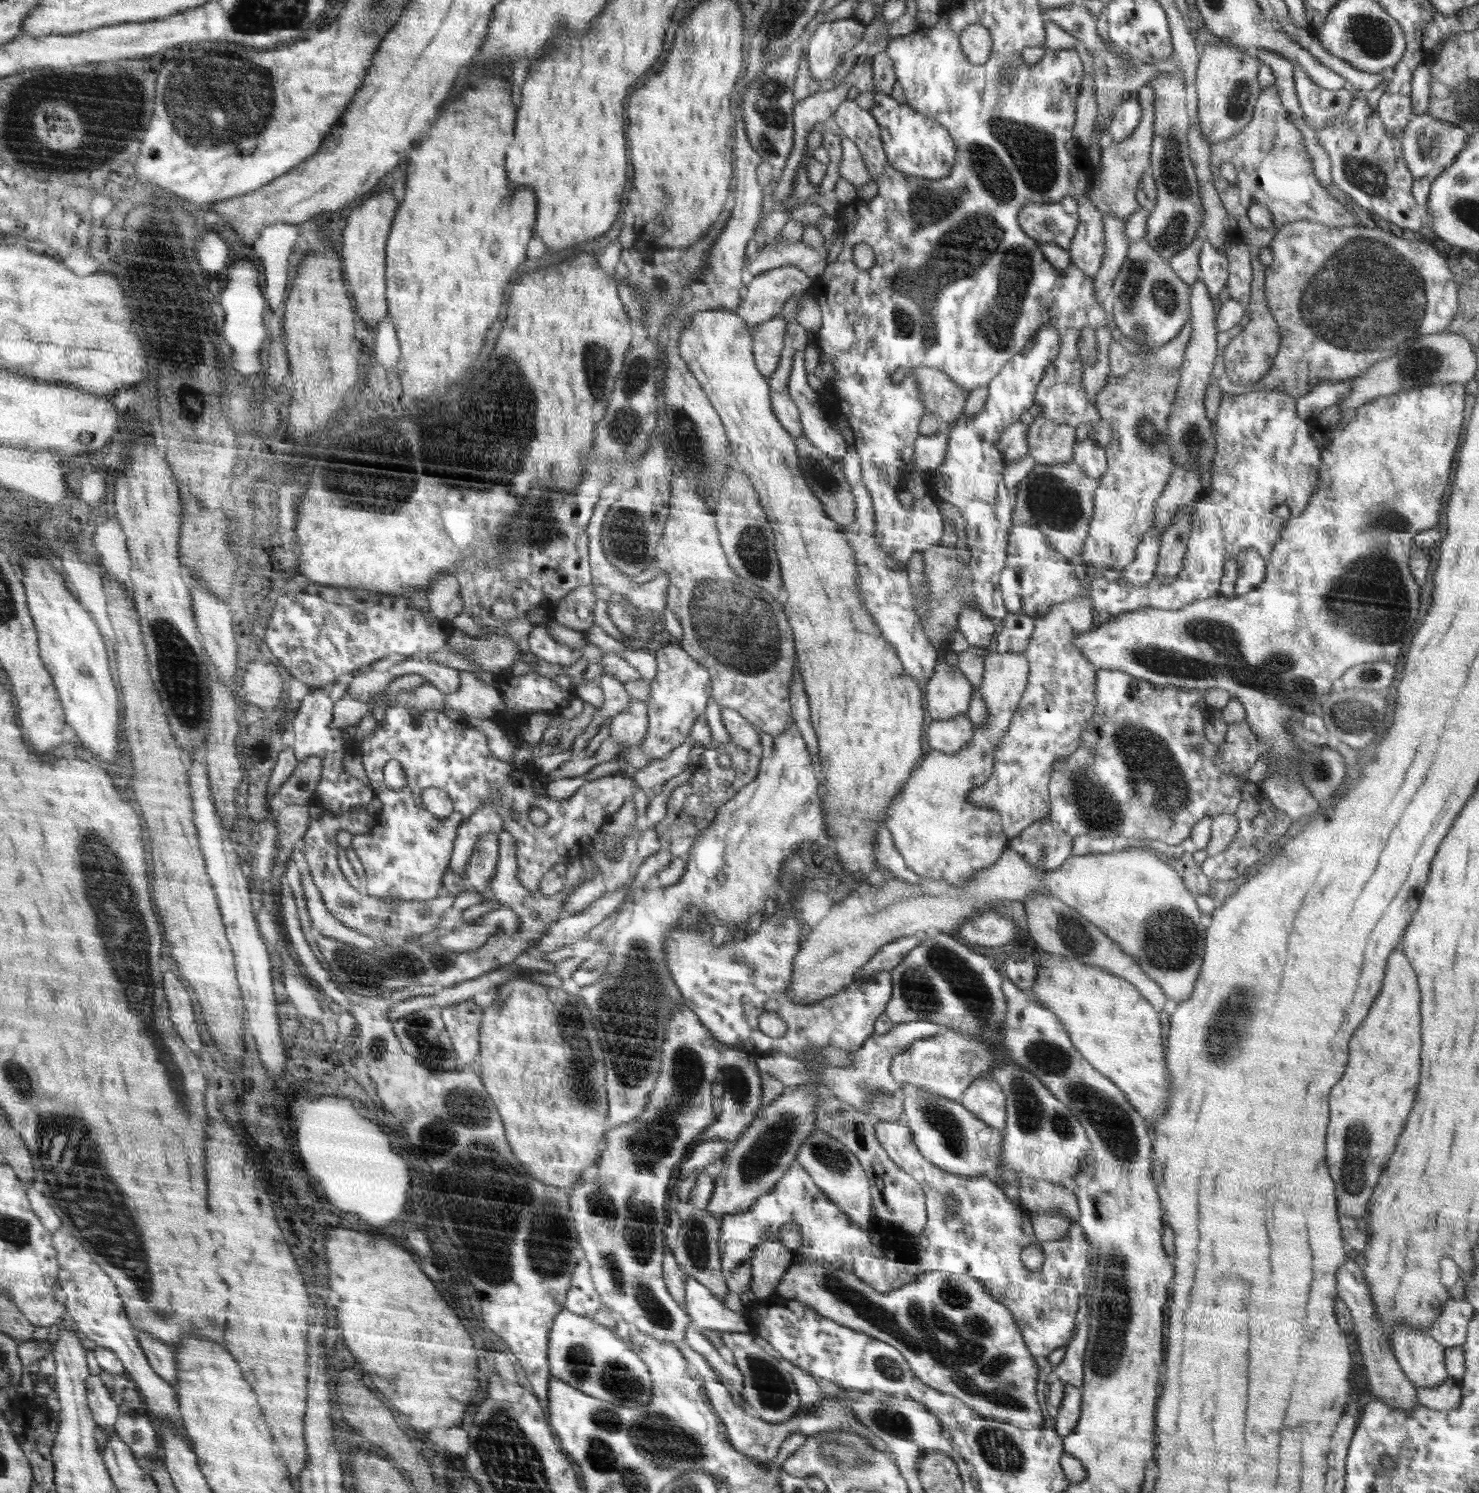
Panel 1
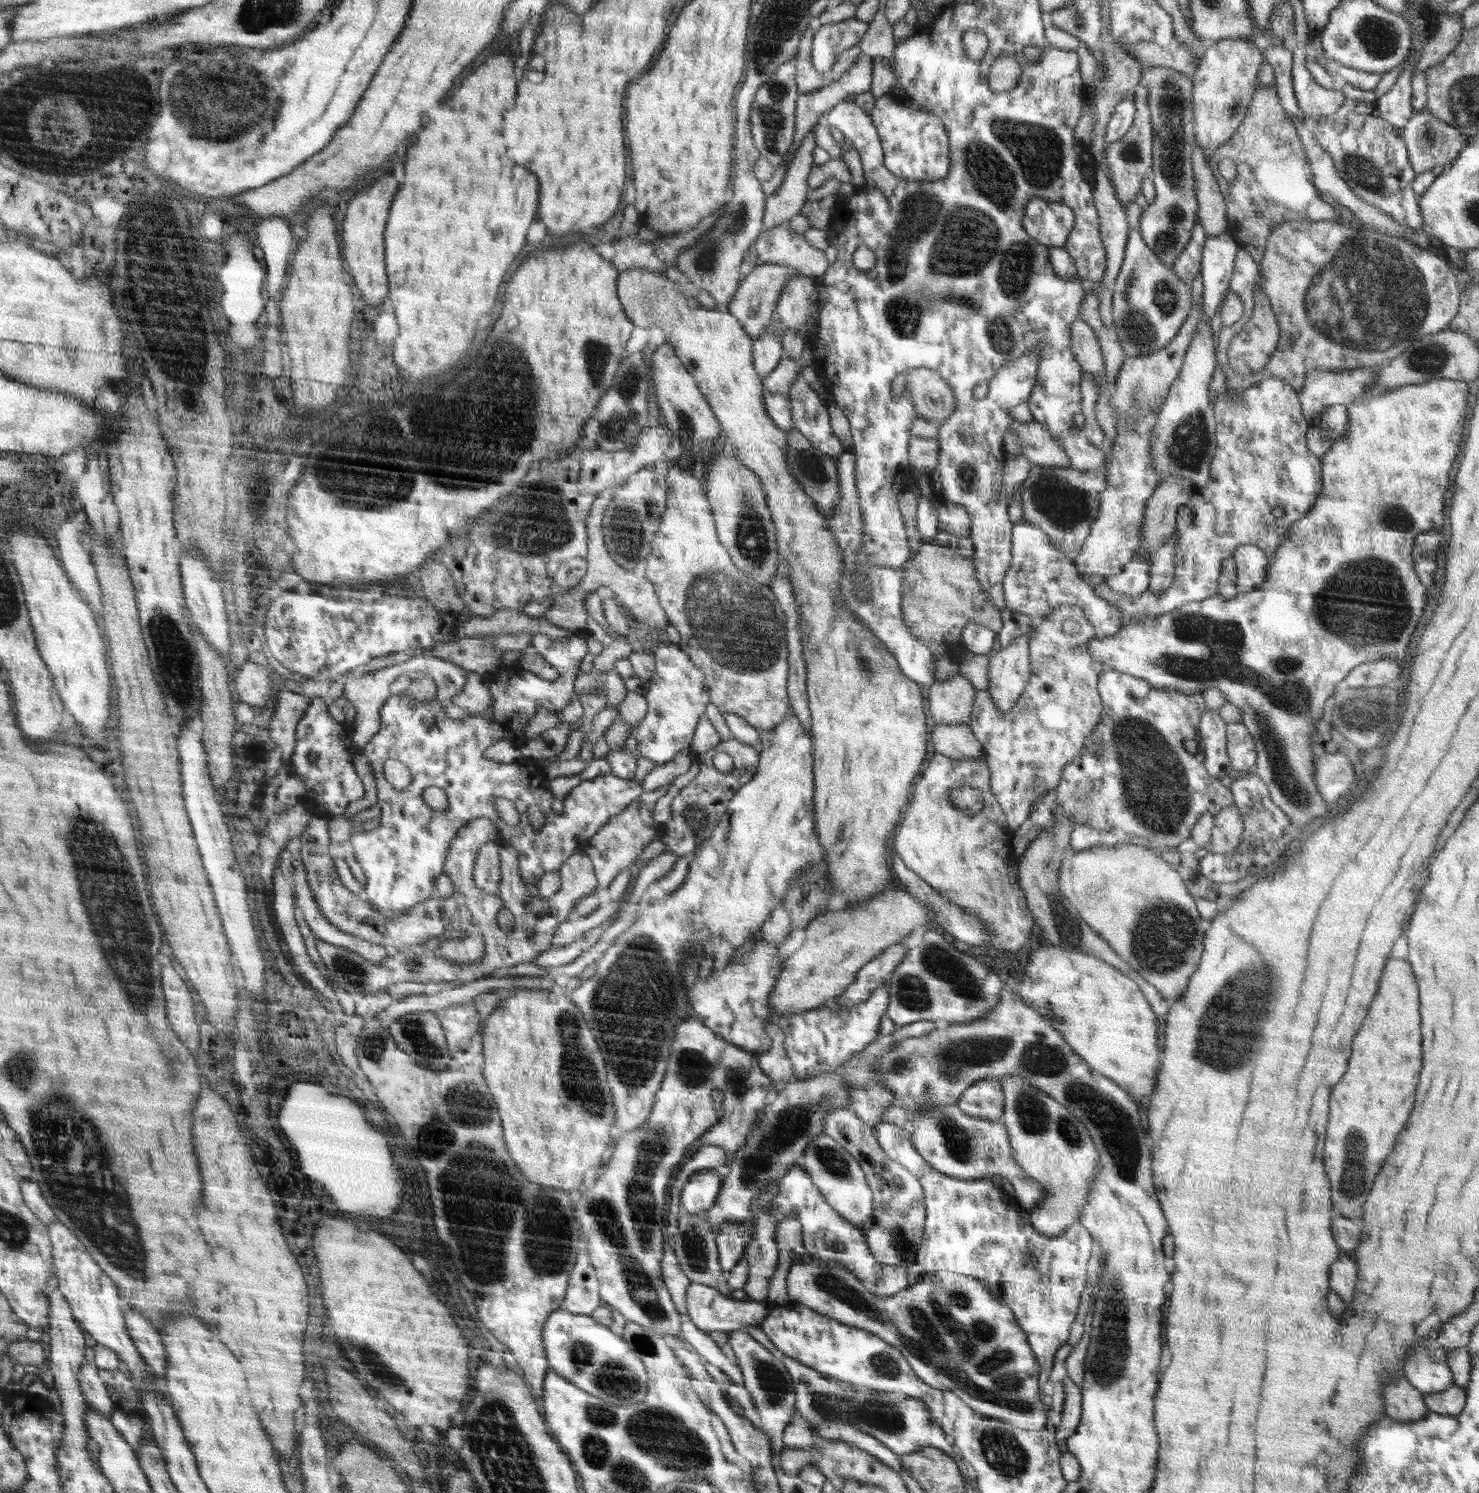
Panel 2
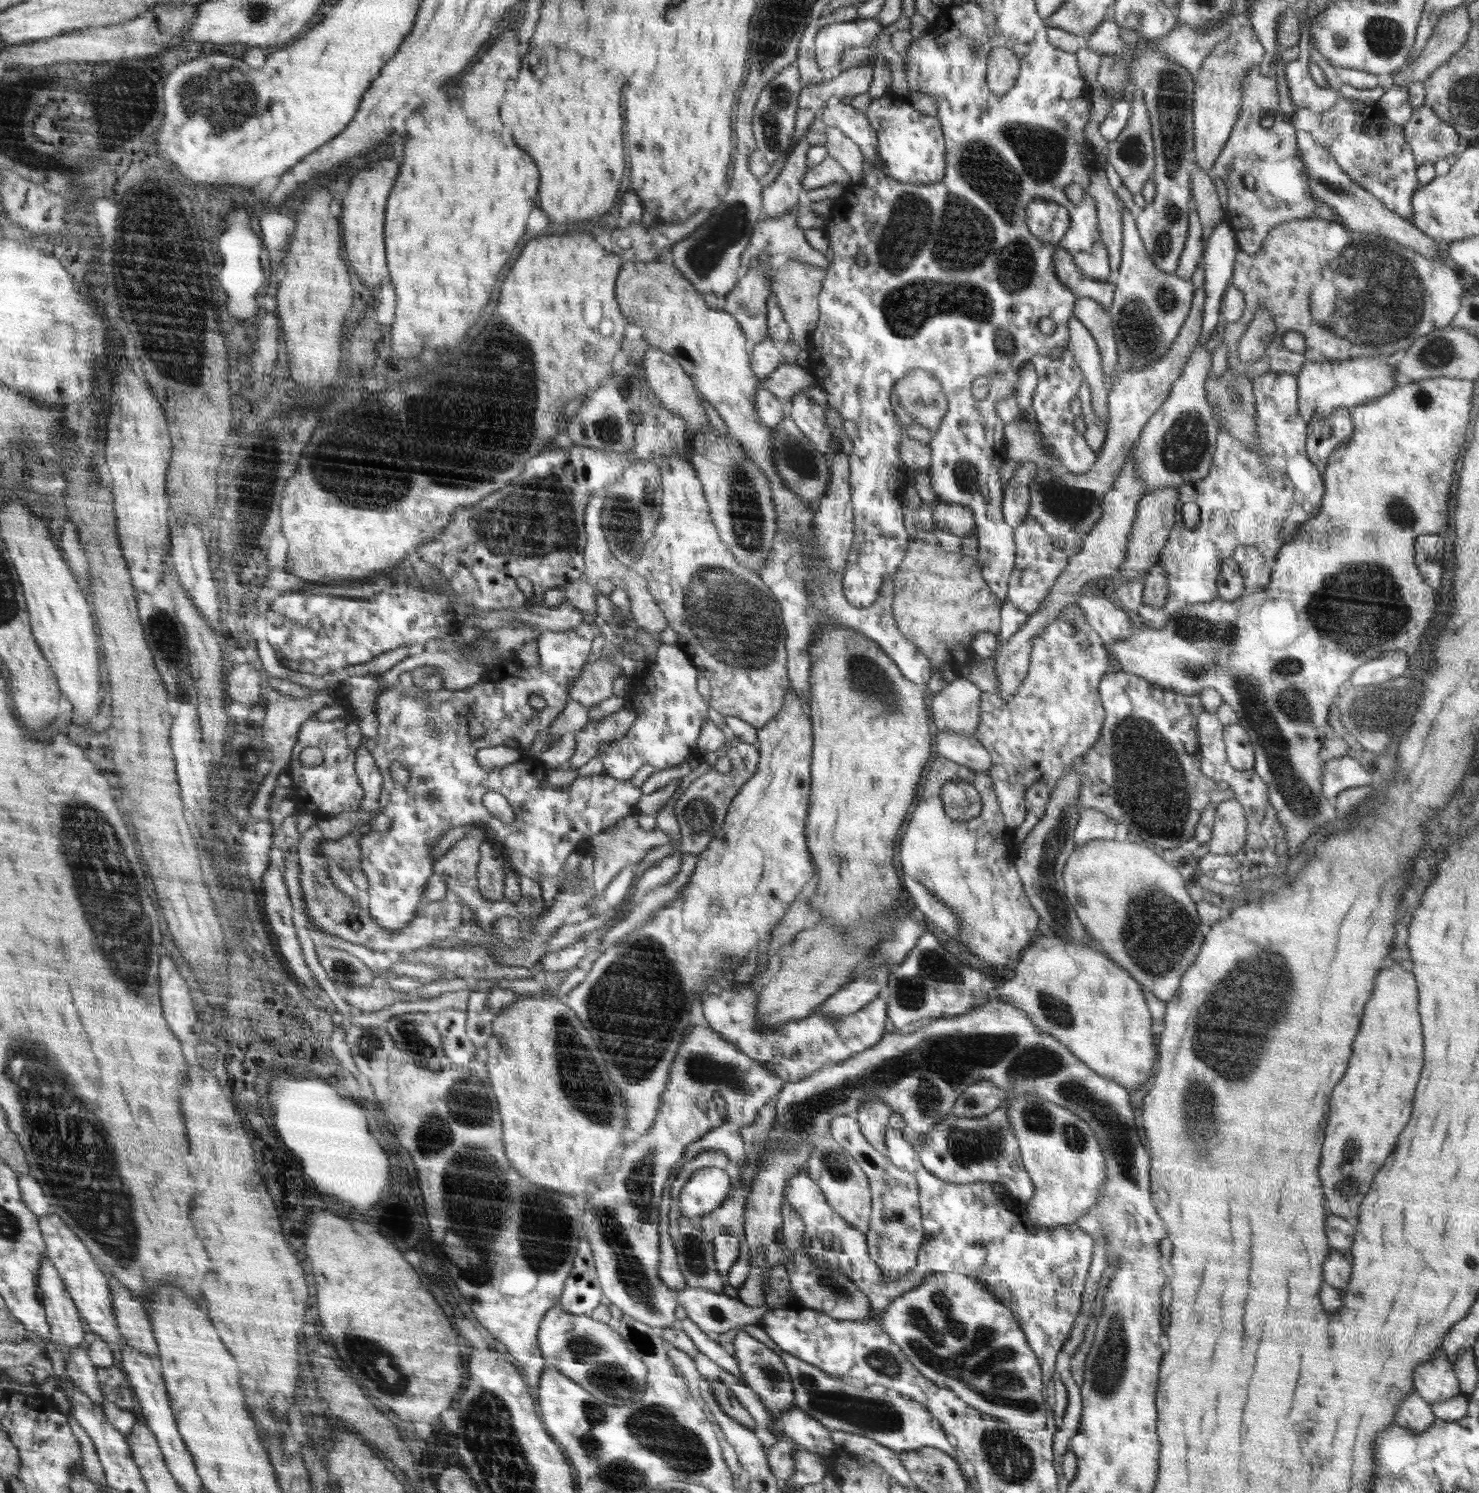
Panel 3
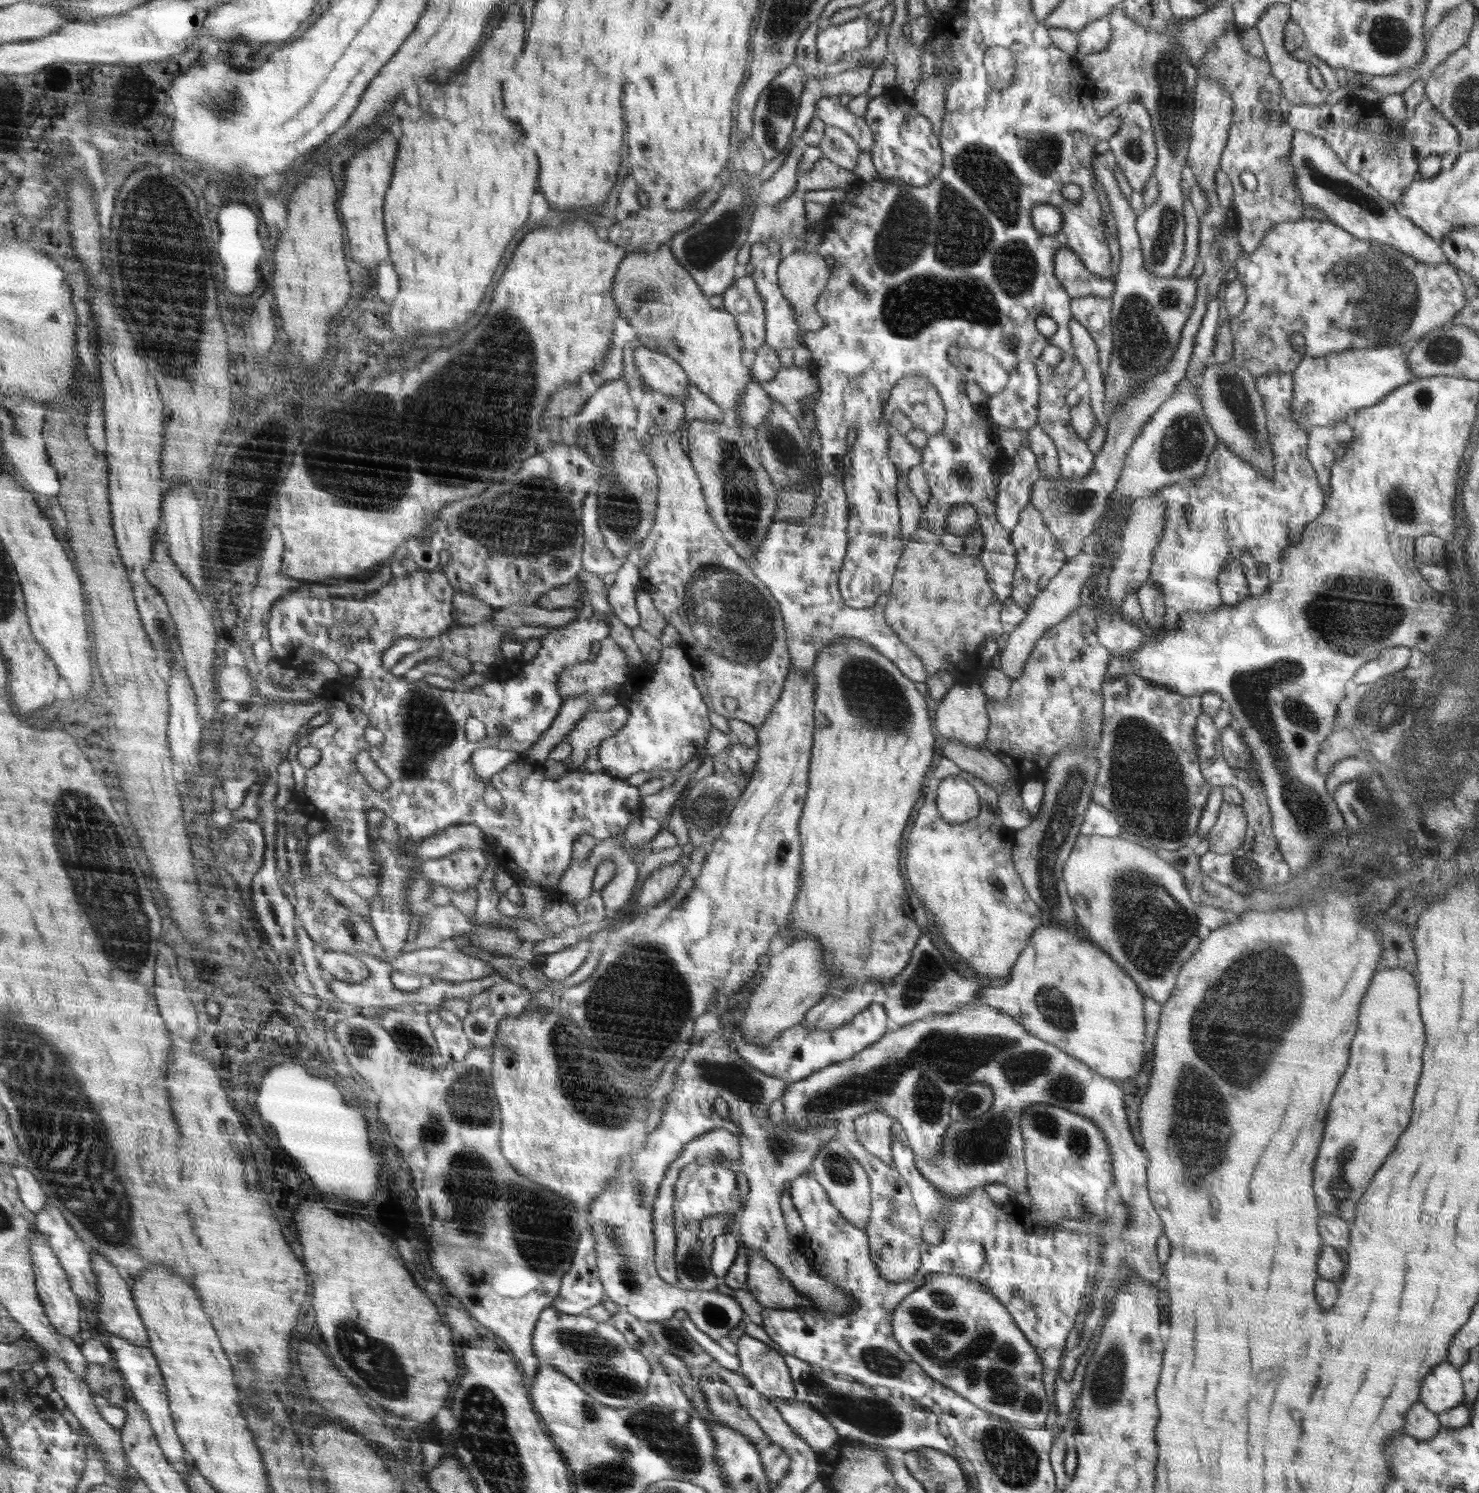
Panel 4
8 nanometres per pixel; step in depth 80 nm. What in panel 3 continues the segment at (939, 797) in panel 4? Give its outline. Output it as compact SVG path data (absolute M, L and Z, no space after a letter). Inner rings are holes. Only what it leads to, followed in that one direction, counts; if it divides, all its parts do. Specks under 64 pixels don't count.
M961 780L947 782L940 789L944 813L958 822L968 821L981 813L983 800L972 784Z

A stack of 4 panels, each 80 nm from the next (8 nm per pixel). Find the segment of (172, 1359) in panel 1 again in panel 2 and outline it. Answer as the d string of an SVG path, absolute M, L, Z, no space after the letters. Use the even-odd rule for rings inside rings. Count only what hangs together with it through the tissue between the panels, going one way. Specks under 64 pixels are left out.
M128 1304L124 1308L124 1314L130 1338L133 1339L137 1351L154 1374L164 1377L168 1354L160 1332L144 1315L134 1312Z

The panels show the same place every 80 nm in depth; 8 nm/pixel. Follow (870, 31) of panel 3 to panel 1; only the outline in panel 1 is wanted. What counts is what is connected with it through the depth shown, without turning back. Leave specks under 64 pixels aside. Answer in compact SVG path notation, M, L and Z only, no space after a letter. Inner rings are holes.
M846 18L819 24L809 38L807 46L808 72L816 82L824 82L832 76L834 70L842 64L842 56L854 48L865 33L865 25L856 18Z

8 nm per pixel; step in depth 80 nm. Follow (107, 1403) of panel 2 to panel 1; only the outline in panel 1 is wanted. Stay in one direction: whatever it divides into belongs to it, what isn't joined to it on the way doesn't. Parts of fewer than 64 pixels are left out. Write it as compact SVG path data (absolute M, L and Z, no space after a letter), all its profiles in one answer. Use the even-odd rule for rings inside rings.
M90 1375L86 1385L88 1387L88 1404L93 1409L97 1423L103 1428L113 1428L119 1415L119 1408L112 1400L102 1379L99 1375Z

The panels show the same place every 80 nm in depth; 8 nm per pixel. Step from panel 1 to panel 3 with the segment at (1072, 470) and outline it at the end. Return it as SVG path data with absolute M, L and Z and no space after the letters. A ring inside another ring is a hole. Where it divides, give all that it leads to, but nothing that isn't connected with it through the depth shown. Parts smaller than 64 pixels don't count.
M1200 285L1195 289L1189 315L1186 317L1178 336L1162 358L1143 366L1138 370L1122 370L1113 377L1113 384L1108 391L1107 407L1109 419L1107 435L1097 461L1084 474L1070 472L1058 477L1050 468L1038 467L1034 480L1029 486L1028 517L1038 521L1051 536L1052 542L1060 551L1074 557L1083 546L1083 538L1102 516L1104 495L1111 489L1119 472L1131 454L1133 444L1150 417L1168 398L1175 380L1180 378L1187 360L1190 359L1201 334L1205 288Z

